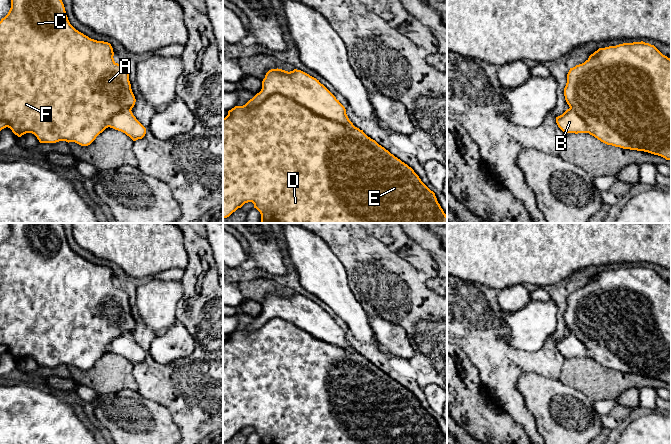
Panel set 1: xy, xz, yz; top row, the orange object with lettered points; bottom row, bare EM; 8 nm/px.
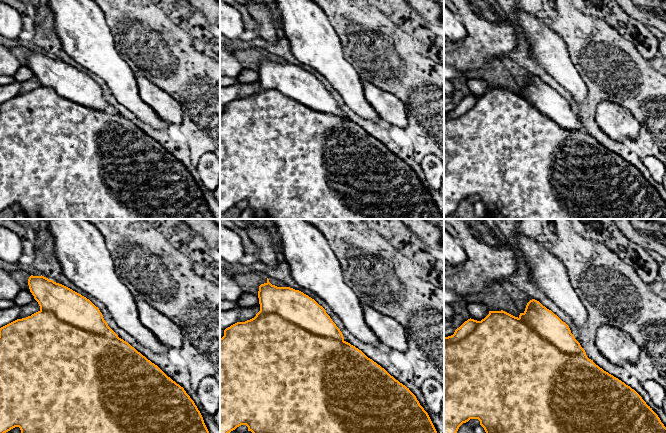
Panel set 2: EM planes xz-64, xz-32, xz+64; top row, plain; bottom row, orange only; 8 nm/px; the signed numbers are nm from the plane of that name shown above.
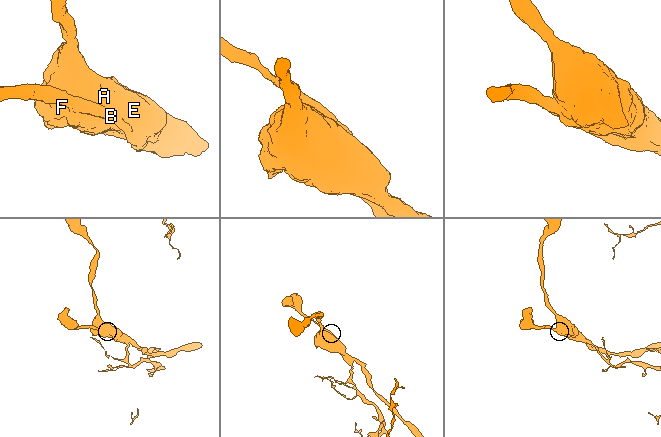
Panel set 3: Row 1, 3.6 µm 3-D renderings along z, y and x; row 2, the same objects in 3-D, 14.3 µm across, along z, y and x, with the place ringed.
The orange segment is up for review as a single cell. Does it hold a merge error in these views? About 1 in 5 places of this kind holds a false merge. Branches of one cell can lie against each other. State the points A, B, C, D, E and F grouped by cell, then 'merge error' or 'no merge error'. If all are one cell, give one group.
A C D E F / B | merge error

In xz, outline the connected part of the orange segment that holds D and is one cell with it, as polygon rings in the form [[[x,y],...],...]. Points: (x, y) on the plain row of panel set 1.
[[[281,318],[267,320],[259,329],[251,332],[248,332],[245,329],[235,330],[229,334],[228,339],[223,342],[223,442],[229,441],[238,432],[241,432],[245,427],[248,426],[252,426],[254,428],[254,432],[260,436],[261,444],[447,444],[447,439],[444,437],[443,433],[438,427],[435,417],[421,405],[414,394],[391,378],[384,371],[379,369],[375,364],[368,361],[363,354],[360,354],[355,350],[346,350],[323,340],[317,339],[310,333],[297,327],[295,324]]]

